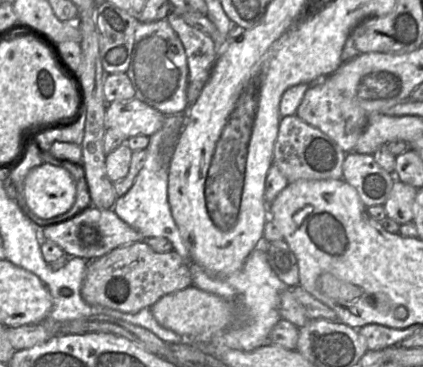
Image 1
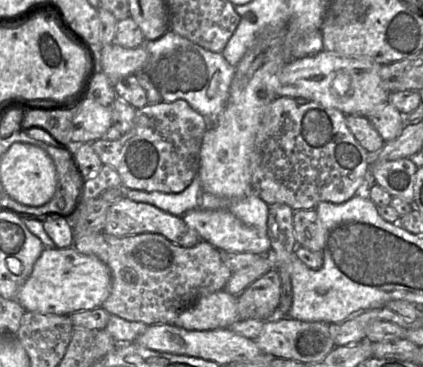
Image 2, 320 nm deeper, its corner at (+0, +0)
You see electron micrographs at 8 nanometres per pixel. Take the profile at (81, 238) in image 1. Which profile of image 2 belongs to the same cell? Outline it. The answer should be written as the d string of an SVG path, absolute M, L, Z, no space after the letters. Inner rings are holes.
M126 197L110 205L103 232L117 237L141 233L157 233L182 247L193 247L203 241L199 234L183 221L182 217L174 216L151 204L135 202Z

